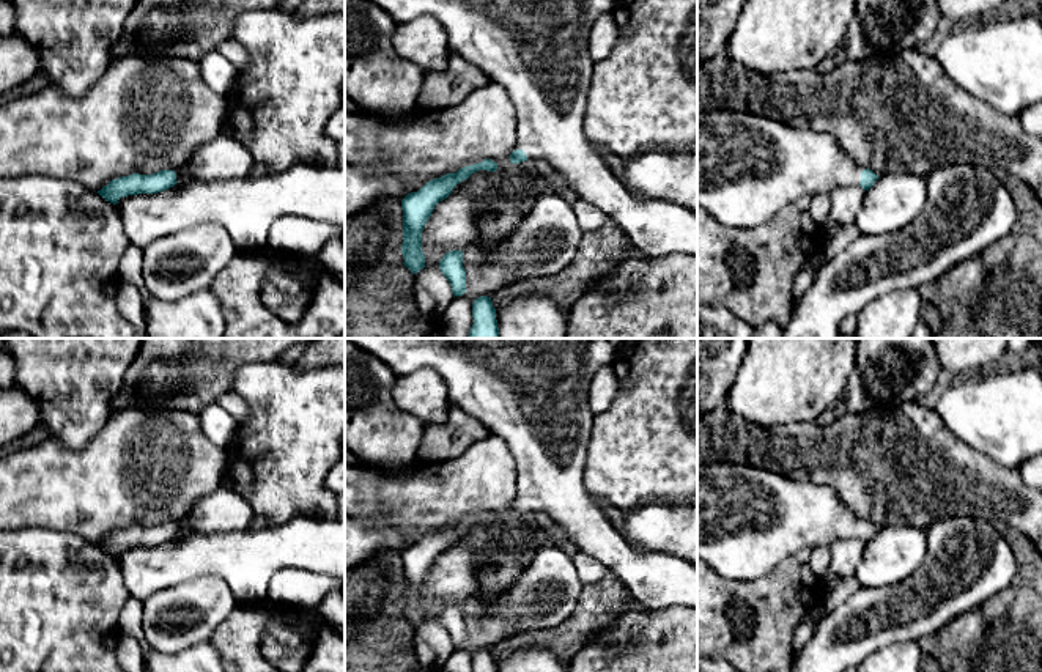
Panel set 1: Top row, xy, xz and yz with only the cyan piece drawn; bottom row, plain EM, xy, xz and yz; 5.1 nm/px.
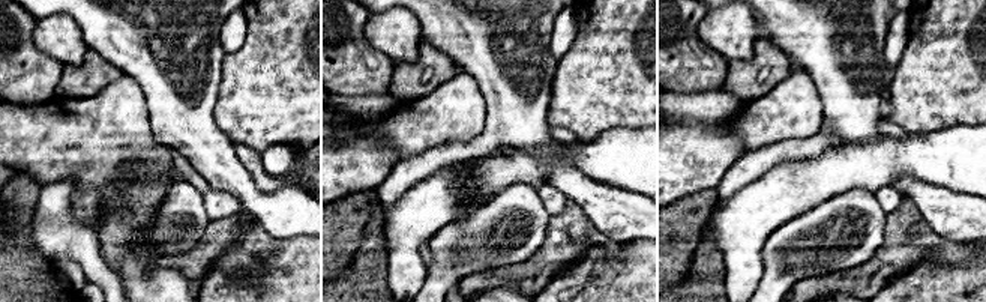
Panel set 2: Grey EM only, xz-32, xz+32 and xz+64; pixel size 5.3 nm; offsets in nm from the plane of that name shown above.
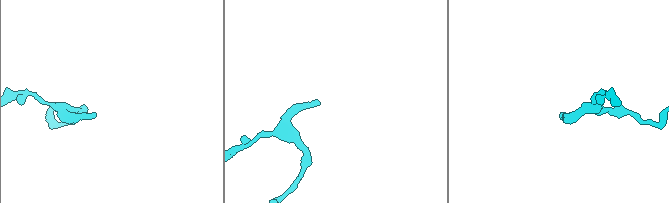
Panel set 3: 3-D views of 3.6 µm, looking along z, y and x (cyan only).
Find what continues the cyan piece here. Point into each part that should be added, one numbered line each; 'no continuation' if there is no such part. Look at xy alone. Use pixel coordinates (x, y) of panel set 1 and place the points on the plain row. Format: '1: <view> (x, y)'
1: xy (224, 510)

